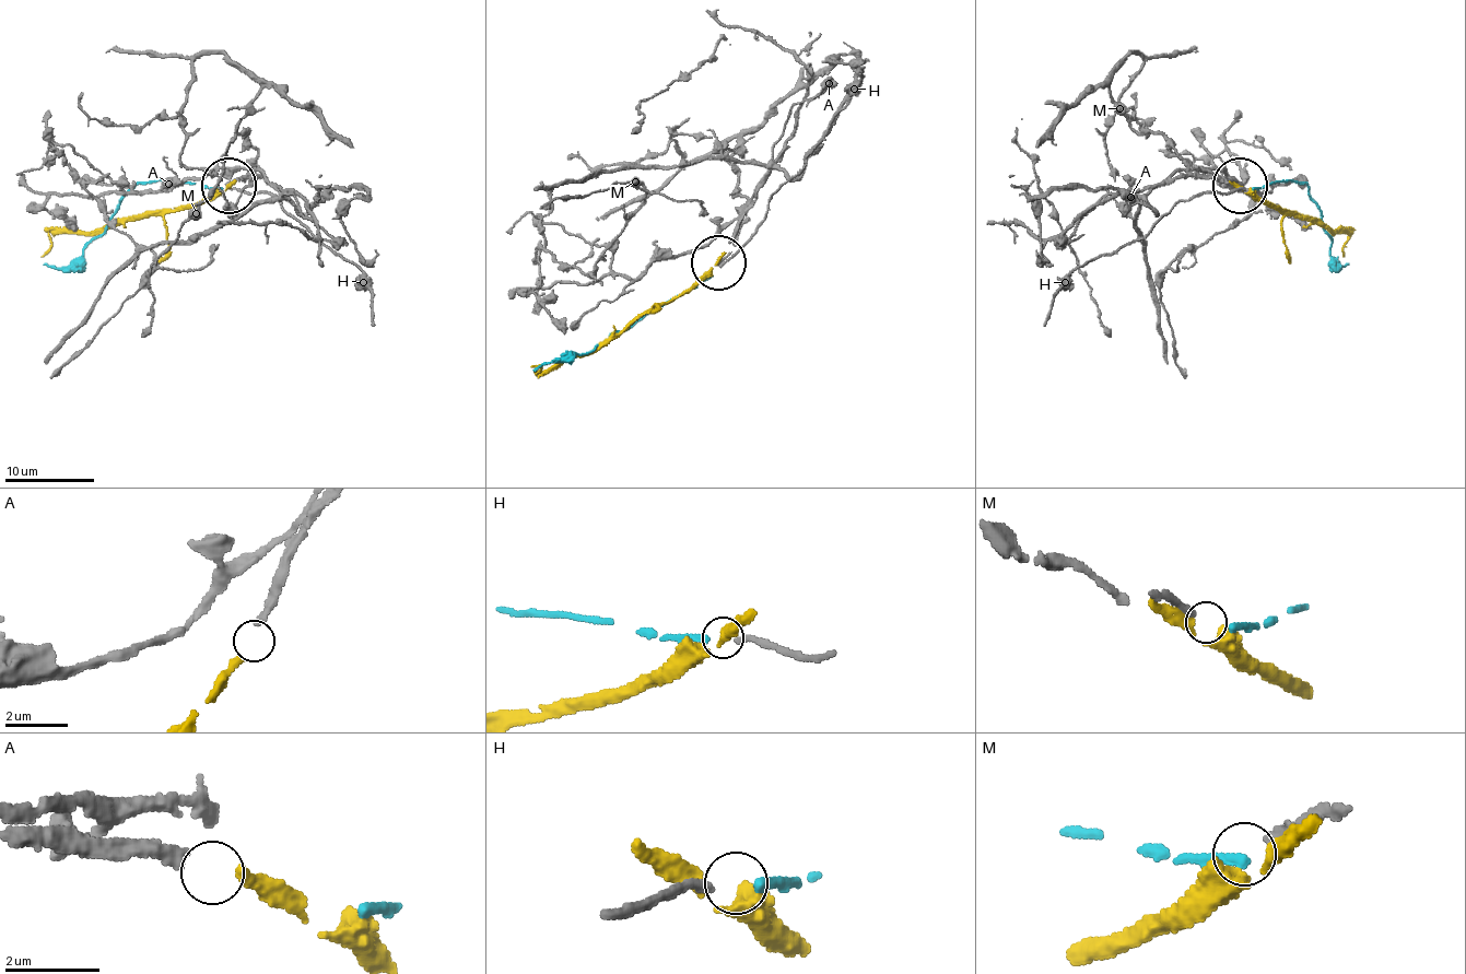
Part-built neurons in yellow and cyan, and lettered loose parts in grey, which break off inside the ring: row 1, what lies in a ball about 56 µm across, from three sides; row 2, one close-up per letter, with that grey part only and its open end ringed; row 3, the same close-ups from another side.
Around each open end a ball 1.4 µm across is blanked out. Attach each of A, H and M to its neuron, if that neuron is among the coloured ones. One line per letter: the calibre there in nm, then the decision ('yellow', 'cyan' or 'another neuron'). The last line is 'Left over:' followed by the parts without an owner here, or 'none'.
A: 280 nm | yellow
H: 170 nm | cyan
M: 240 nm | another neuron
Left over: M

